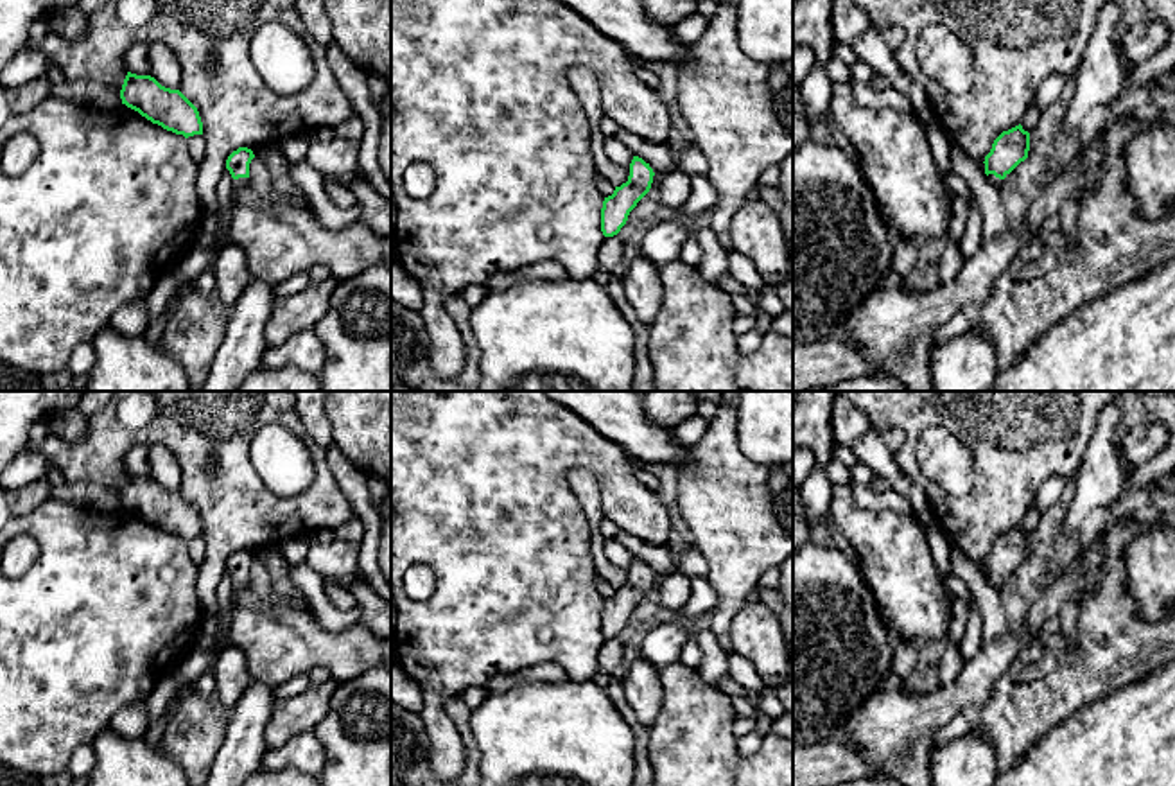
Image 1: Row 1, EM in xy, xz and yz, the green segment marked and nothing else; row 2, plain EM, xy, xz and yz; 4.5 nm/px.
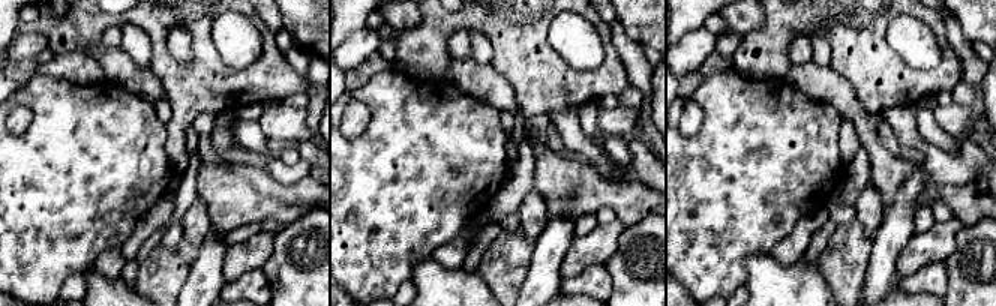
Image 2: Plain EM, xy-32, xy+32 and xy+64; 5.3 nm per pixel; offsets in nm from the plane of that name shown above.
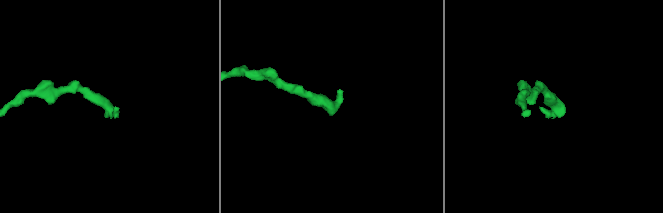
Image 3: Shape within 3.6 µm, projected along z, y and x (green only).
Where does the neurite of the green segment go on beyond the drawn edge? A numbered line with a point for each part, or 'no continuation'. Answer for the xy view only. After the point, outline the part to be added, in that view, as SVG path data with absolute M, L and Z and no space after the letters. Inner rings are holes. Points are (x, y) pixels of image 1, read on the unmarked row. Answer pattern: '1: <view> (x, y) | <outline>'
1: xy (278, 641) | M249 580L233 581L233 601L230 642L244 653L251 680L278 687L291 677L326 668L330 678L341 684L373 666L391 668L391 637L379 637L361 624L343 632L326 630L312 610L257 596Z

